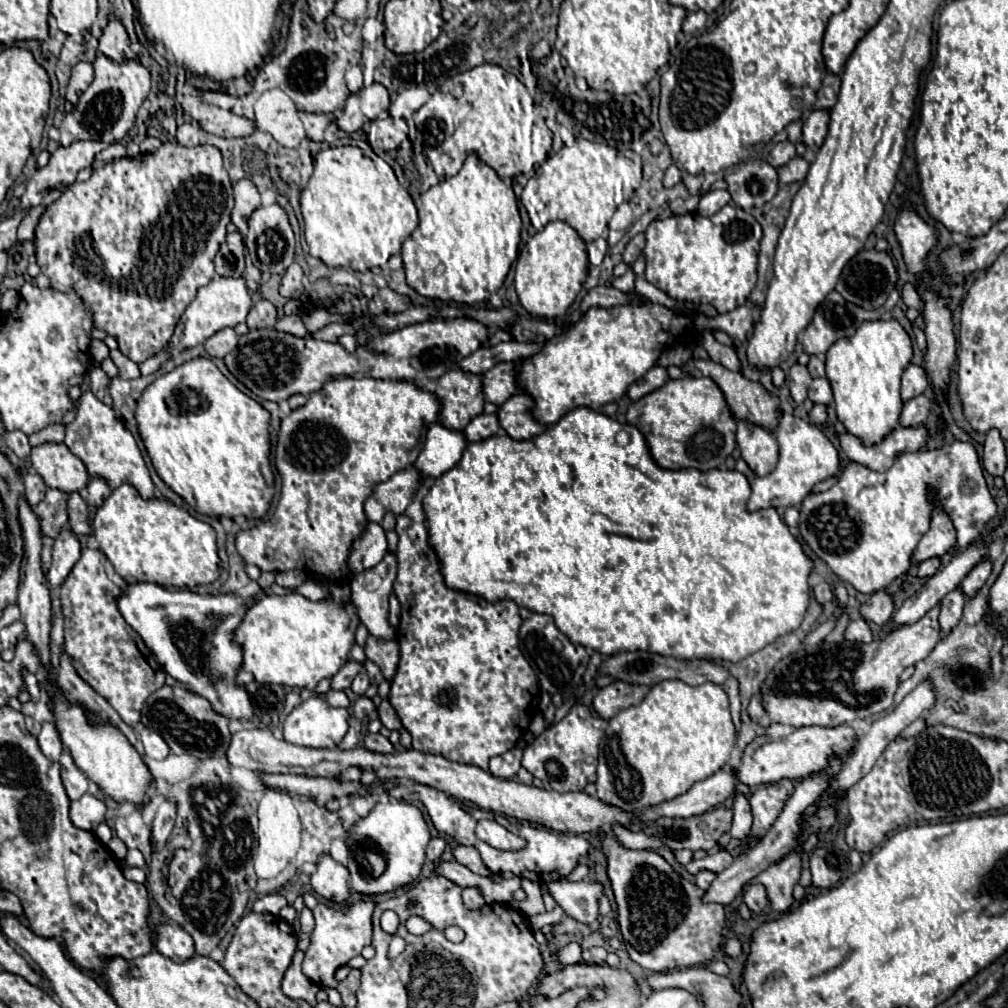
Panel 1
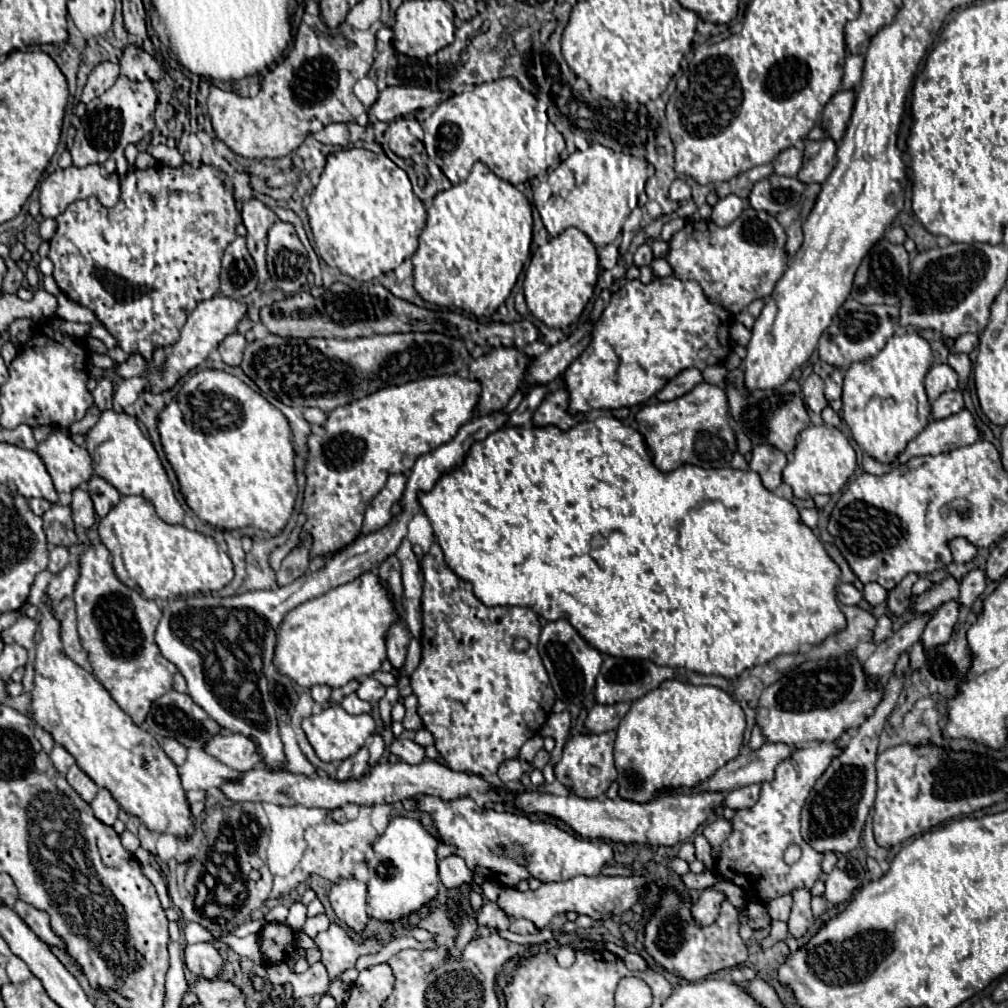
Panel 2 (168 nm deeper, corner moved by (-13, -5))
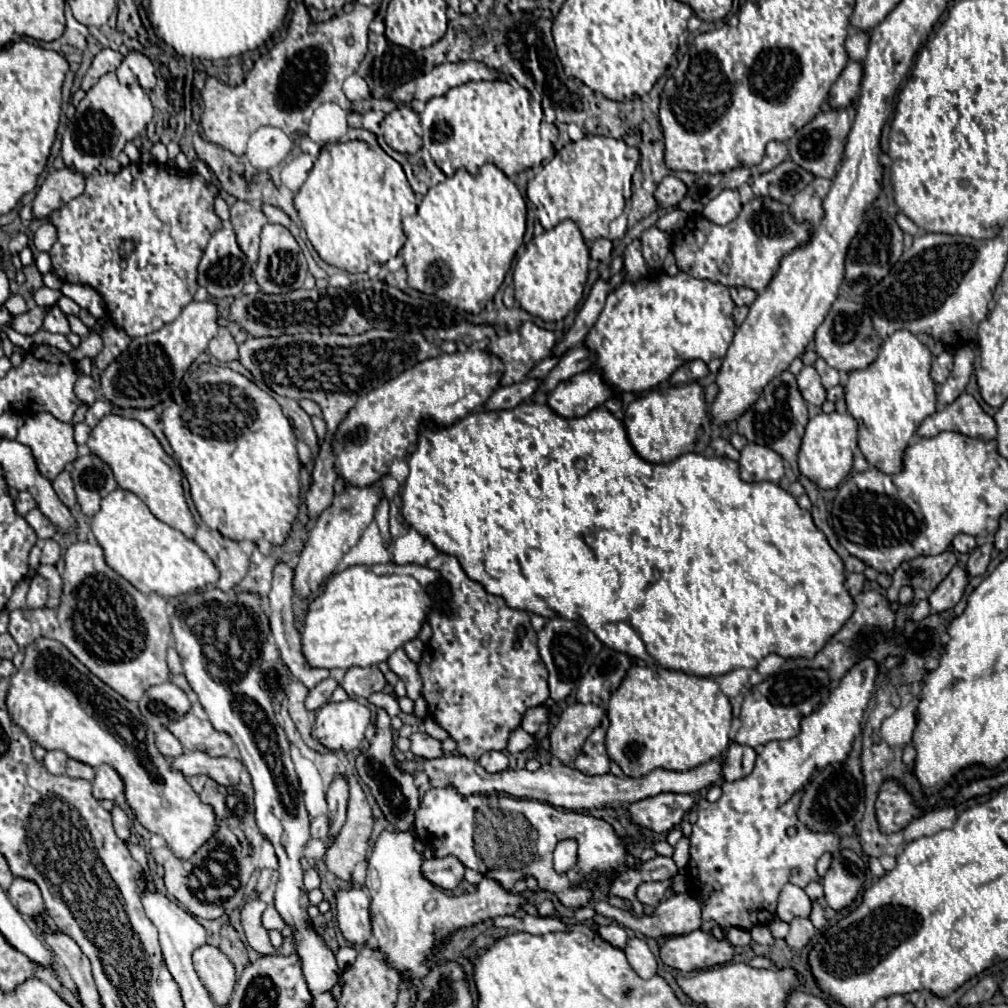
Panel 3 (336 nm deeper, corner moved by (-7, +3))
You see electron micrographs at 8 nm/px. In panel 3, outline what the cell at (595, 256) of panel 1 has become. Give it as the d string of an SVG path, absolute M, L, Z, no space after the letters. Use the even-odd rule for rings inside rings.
M597 239L593 241L590 248L590 256L592 259L603 262L611 263L612 261L613 243L609 239Z

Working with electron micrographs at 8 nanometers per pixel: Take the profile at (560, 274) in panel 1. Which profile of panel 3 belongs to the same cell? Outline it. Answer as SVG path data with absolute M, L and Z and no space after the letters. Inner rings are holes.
M561 221L557 227L545 231L525 245L523 255L517 259L513 267L513 285L515 299L529 315L539 317L543 321L561 321L571 311L575 311L577 303L583 297L585 281L587 281L587 263L589 263L589 247L573 221Z

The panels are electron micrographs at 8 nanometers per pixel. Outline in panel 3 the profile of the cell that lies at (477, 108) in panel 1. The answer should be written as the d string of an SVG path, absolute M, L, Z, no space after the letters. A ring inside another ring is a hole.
M469 81L447 91L441 97L433 97L431 101L427 101L425 111L421 113L423 141L431 141L430 155L447 177L451 177L459 169L469 171L485 163L497 165L511 179L515 179L525 169L541 167L541 164L553 158L553 143L559 134L553 124L543 123L542 119L542 106L535 102L531 92L523 87L511 87L507 81Z

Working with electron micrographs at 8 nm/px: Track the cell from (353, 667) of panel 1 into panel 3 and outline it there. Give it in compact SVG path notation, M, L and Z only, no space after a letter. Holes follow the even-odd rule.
M333 677L321 681L315 689L309 691L309 695L307 695L307 699L305 699L305 709L315 711L315 709L319 709L321 705L325 705L325 703L329 701L331 693L335 691L335 687L337 687L337 681L335 681Z

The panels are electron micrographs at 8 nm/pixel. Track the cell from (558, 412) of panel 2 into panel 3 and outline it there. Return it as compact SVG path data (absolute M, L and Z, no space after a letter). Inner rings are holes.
M597 369L583 371L563 383L559 383L547 399L547 405L561 417L583 417L591 409L603 405L615 391L605 383Z

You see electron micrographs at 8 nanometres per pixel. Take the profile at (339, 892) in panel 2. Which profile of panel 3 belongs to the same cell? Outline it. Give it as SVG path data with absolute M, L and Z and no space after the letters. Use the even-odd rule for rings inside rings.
M339 889L337 891L337 923L343 937L353 945L365 945L371 939L369 897L363 889Z

